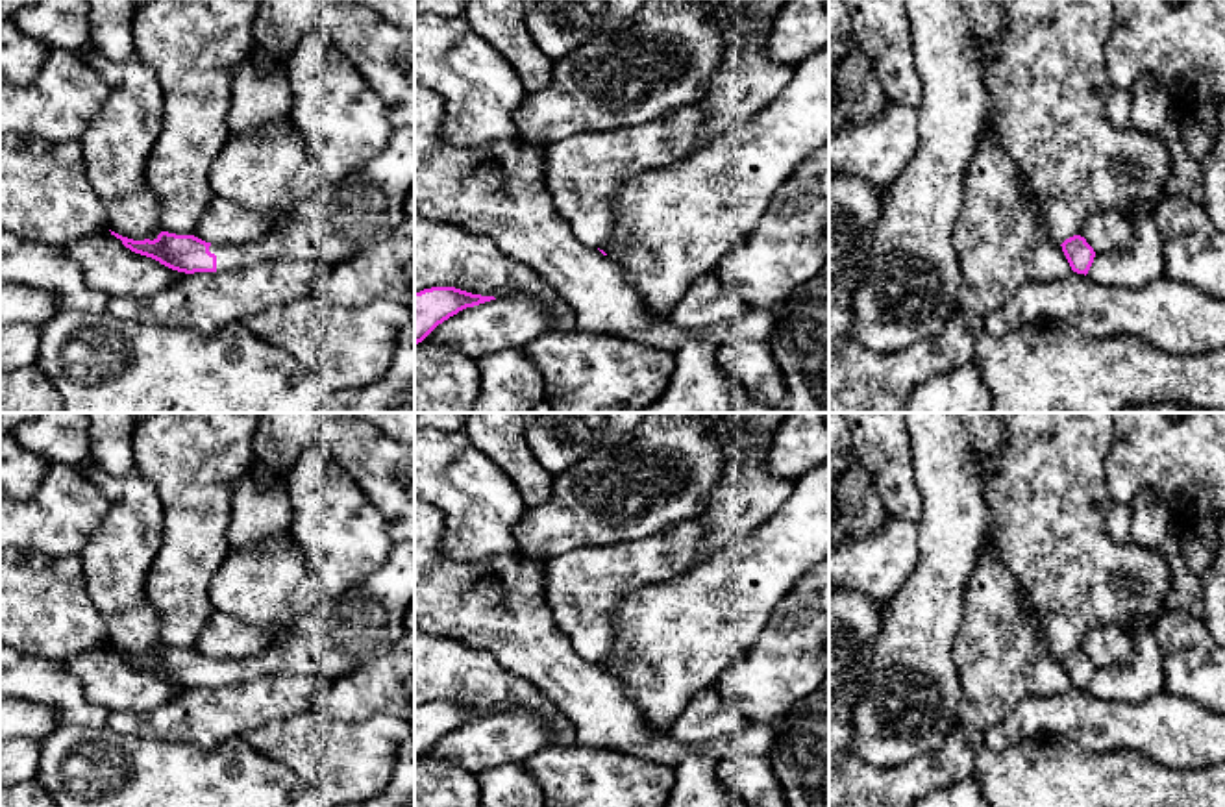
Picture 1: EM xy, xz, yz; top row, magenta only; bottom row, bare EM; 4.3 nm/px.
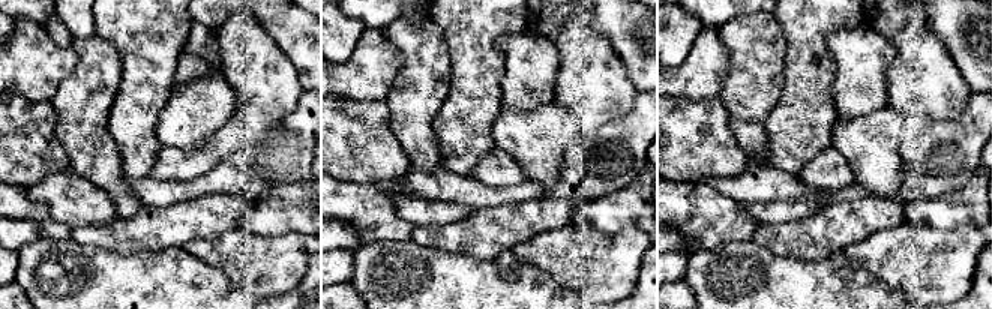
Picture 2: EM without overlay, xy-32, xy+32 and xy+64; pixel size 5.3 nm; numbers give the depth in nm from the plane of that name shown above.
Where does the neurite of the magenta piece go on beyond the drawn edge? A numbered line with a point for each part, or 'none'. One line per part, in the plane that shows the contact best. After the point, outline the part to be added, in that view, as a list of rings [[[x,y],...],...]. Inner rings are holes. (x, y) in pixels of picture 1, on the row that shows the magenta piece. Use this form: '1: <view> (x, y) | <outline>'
1: xy (367, 206) | [[[394,128],[385,150],[348,174],[335,187],[300,202],[278,235],[261,235],[244,244],[211,244],[217,272],[239,270],[263,261],[313,261],[322,268],[390,237],[405,218],[403,202],[415,191],[415,130]]]

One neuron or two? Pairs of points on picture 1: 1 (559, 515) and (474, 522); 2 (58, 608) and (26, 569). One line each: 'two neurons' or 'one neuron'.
1: two neurons
2: one neuron

